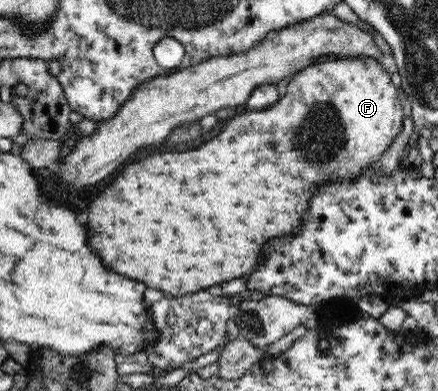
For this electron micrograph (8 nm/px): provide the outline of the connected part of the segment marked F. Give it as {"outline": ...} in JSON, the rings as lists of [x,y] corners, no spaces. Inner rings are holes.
{"outline":[[[330,58],[314,63],[292,77],[286,95],[278,103],[264,110],[247,110],[241,115],[232,114],[224,129],[214,139],[201,144],[198,149],[184,153],[152,153],[140,157],[138,161],[126,163],[116,175],[116,179],[104,187],[88,207],[86,223],[88,231],[92,231],[92,247],[100,251],[100,259],[104,259],[104,263],[108,263],[108,267],[112,267],[112,271],[116,271],[118,275],[140,279],[142,283],[146,283],[146,287],[160,289],[165,295],[174,298],[244,277],[254,271],[258,263],[260,243],[264,245],[274,237],[287,236],[296,231],[303,213],[308,210],[308,203],[312,201],[314,194],[318,193],[320,186],[336,180],[353,180],[390,147],[390,143],[402,132],[404,114],[398,95],[399,91],[392,83],[391,74],[382,68],[381,63],[346,58]]]}

